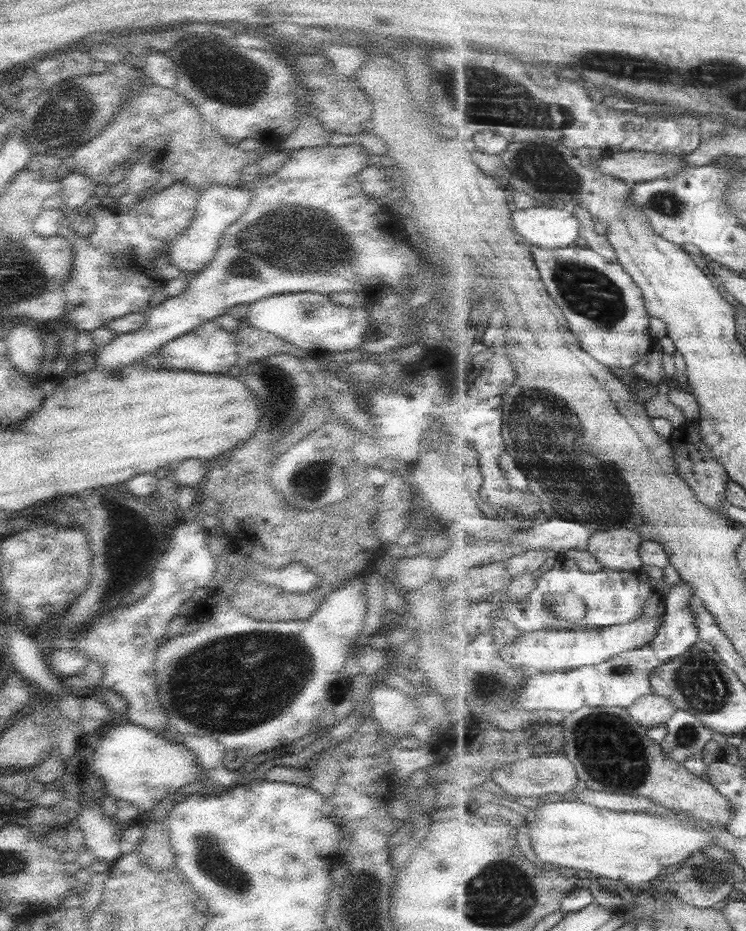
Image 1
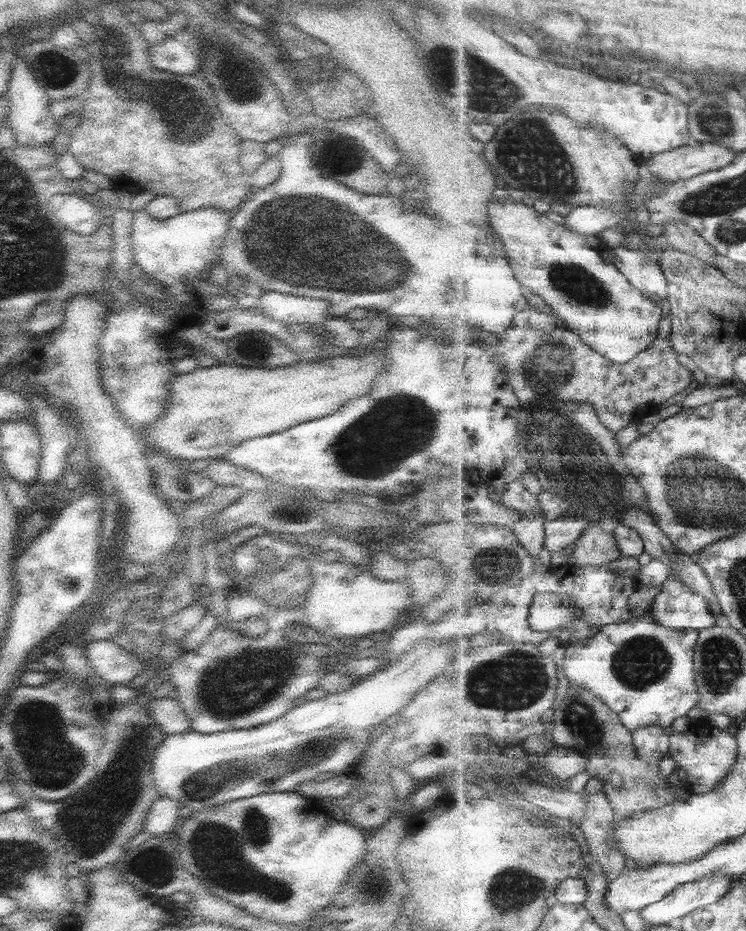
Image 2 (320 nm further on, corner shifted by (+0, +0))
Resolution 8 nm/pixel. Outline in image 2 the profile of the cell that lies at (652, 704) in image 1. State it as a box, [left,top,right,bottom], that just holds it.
[633,726,670,763]

